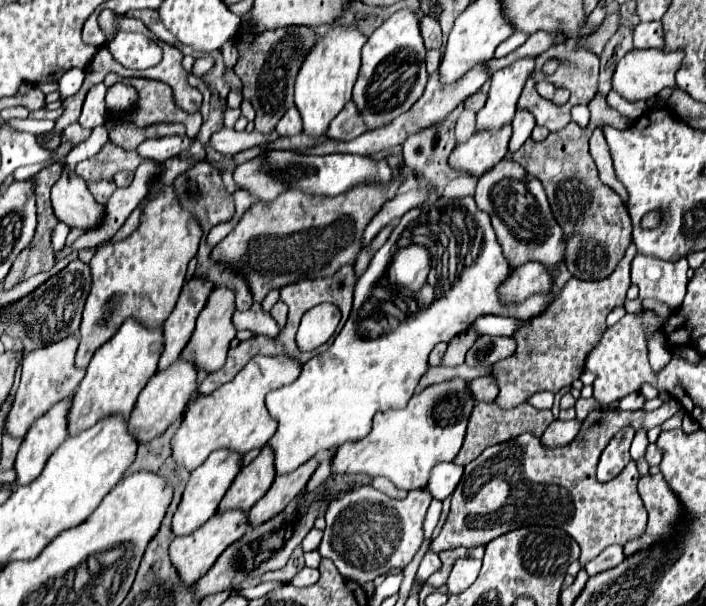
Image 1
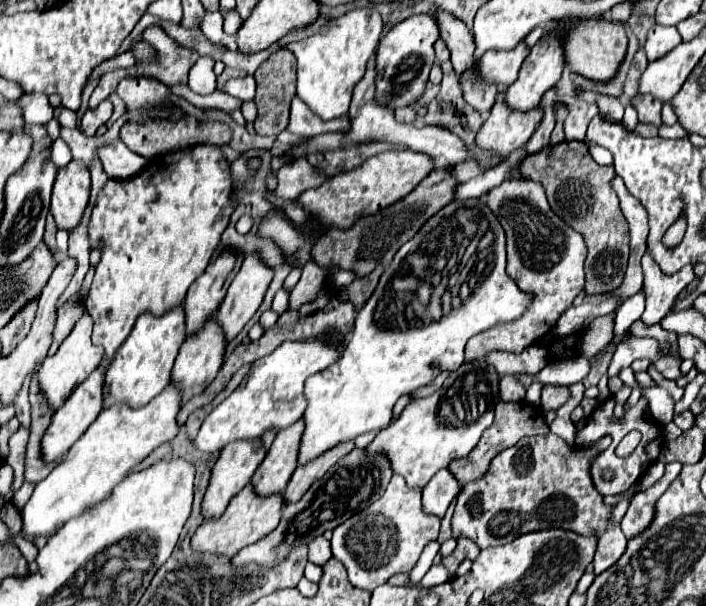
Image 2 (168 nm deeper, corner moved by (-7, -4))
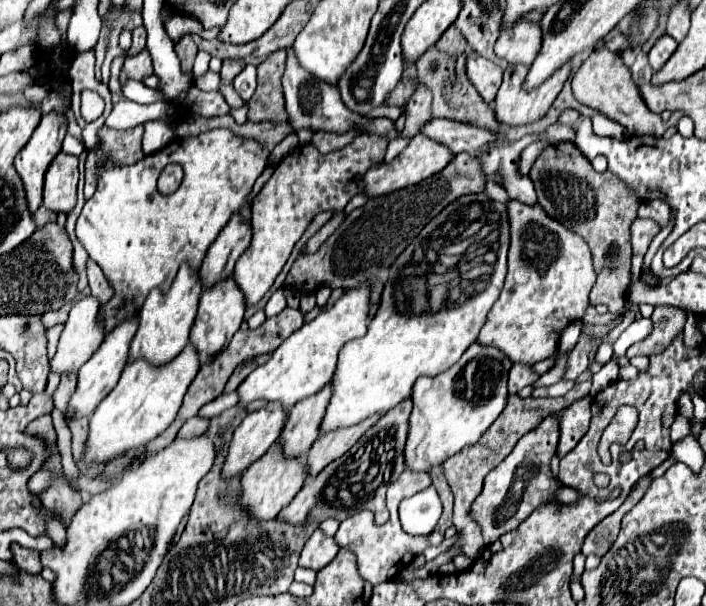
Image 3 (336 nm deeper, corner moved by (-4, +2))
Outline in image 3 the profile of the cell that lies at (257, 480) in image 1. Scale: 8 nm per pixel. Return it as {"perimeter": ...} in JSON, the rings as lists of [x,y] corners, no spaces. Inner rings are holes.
{"perimeter":[[[327,384],[319,394],[297,402],[295,408],[289,410],[287,424],[283,428],[281,440],[287,456],[305,456],[311,444],[319,436],[319,424],[323,422],[323,414],[327,402],[331,400],[331,384]]]}

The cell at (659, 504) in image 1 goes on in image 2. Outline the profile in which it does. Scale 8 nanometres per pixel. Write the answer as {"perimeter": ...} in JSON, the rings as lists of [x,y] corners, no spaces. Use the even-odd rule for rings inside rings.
{"perimeter":[[[680,462],[666,464],[664,476],[656,484],[652,484],[644,492],[638,492],[632,498],[628,512],[622,518],[622,532],[626,534],[626,538],[634,538],[646,528],[650,528],[650,520],[654,520],[654,504],[666,492],[668,484],[672,484],[672,480],[680,474],[680,468],[682,468]]]}

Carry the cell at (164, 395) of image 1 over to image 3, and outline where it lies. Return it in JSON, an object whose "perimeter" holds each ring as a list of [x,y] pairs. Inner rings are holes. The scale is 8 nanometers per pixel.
{"perimeter":[[[231,276],[227,280],[217,282],[215,286],[203,290],[203,296],[201,296],[201,302],[199,302],[197,320],[195,320],[195,324],[191,328],[191,336],[189,336],[189,340],[199,350],[201,364],[213,360],[223,350],[223,346],[229,344],[231,336],[239,330],[239,326],[243,322],[245,310],[247,310],[247,300],[243,298],[239,286],[235,286],[235,280]]]}

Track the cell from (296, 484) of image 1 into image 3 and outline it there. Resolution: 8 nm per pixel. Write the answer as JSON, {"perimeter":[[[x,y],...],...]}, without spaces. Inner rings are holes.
{"perimeter":[[[373,414],[371,418],[365,418],[363,422],[359,422],[355,426],[347,426],[347,428],[339,428],[339,430],[321,434],[309,450],[307,472],[311,476],[315,476],[315,474],[319,474],[319,470],[323,470],[323,466],[327,466],[335,458],[343,456],[381,416],[383,414]]]}

